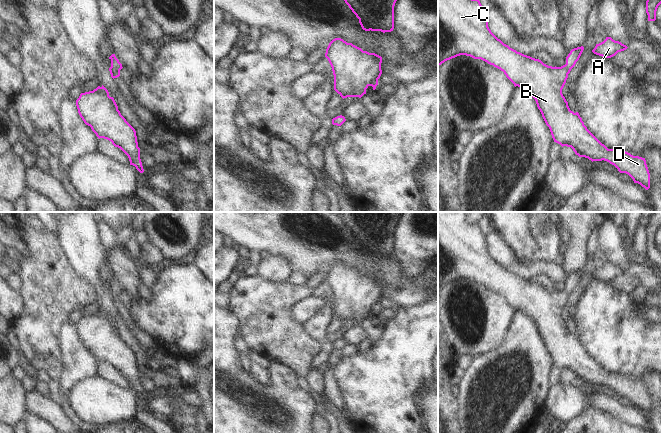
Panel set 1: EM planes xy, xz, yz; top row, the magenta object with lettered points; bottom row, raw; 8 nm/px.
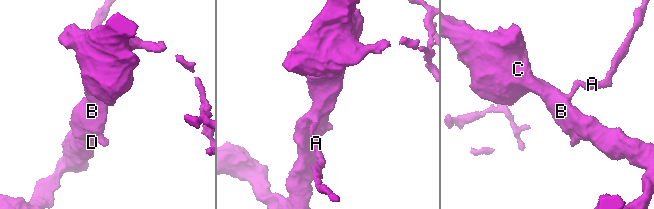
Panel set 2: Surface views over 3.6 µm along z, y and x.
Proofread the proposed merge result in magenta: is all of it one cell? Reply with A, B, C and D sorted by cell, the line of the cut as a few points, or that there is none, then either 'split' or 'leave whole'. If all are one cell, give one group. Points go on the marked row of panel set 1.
groups A B C D; cut none; leave whole

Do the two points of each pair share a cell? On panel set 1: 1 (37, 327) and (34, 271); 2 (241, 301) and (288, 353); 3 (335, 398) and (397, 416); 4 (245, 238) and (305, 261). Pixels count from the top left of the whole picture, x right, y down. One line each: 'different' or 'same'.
1: same
2: same
3: different
4: same

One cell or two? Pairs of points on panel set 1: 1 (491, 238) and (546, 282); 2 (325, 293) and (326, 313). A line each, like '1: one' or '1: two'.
1: two
2: two

